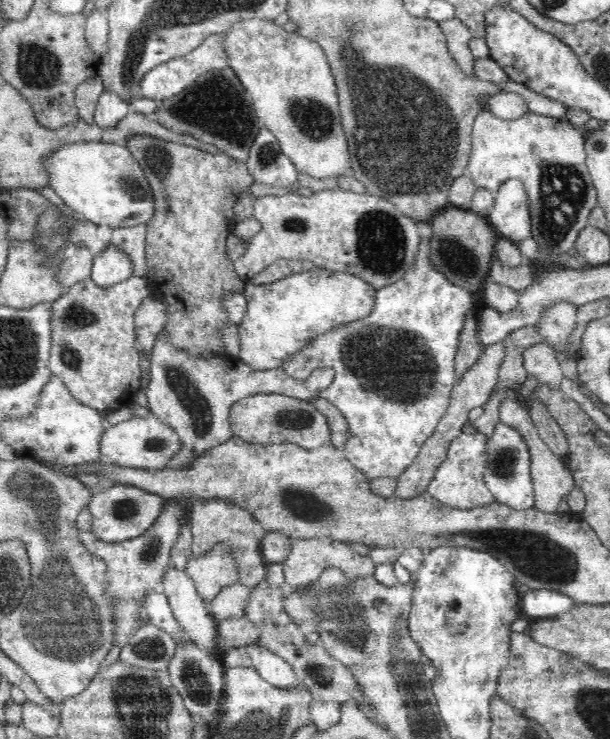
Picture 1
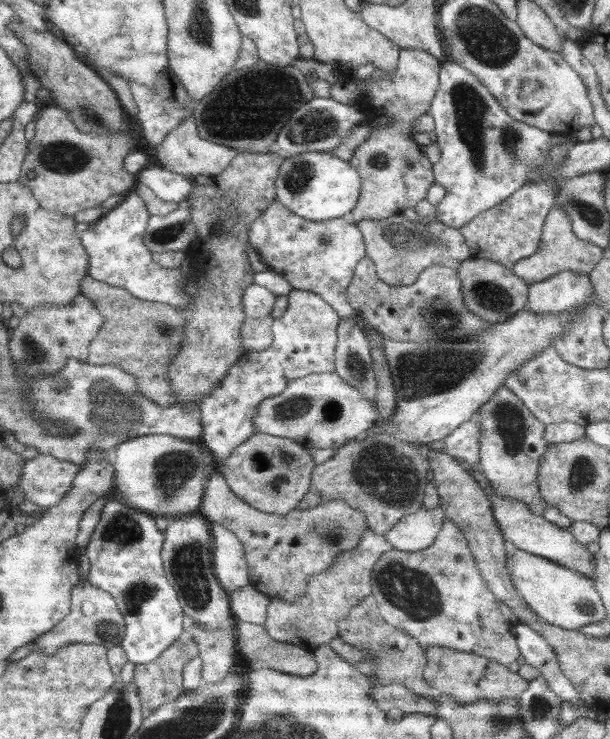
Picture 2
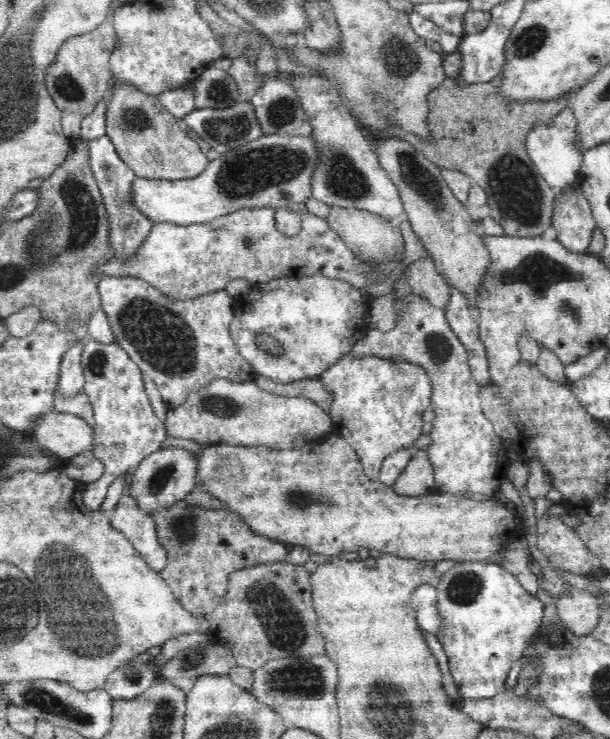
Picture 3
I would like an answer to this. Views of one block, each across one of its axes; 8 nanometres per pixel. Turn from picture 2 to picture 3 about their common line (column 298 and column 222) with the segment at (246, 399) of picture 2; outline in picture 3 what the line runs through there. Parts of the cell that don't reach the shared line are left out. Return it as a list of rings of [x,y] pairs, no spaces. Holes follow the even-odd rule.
[[[104,276],[98,282],[98,290],[101,307],[108,317],[115,342],[141,368],[142,374],[148,375],[156,383],[168,409],[179,407],[192,391],[204,388],[214,379],[234,382],[254,379],[252,365],[239,353],[229,331],[234,318],[234,298],[226,289],[182,301],[171,299],[141,278]]]

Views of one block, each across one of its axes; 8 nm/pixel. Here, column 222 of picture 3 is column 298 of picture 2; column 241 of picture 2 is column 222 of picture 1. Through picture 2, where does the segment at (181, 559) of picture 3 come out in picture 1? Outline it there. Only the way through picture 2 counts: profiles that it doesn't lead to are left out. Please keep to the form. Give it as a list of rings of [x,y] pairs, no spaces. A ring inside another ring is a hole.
[[[202,499],[194,501],[191,505],[190,523],[192,544],[190,554],[192,558],[204,556],[213,549],[214,545],[224,543],[230,547],[236,563],[238,563],[238,580],[242,584],[256,587],[264,580],[267,573],[267,563],[261,553],[261,539],[255,536],[253,526],[256,524],[252,513],[246,508],[226,499]]]

